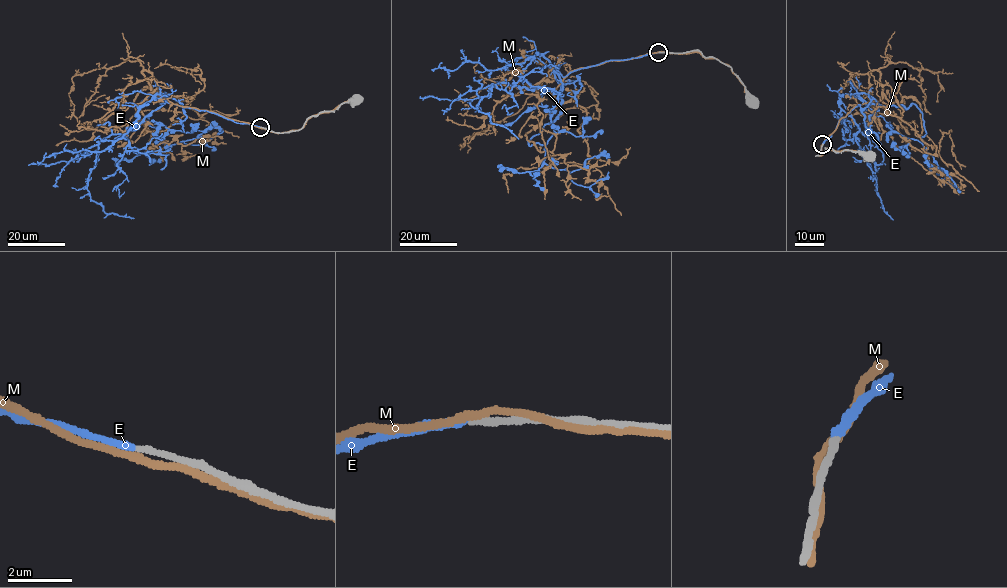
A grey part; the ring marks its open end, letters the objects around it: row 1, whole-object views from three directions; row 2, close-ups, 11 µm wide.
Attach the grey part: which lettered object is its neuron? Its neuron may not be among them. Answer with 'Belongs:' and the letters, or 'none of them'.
Belongs: E

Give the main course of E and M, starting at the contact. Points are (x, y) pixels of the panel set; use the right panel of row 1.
E: (822, 143), (863, 102), (855, 95), (867, 93), (881, 106), (915, 104), (925, 149), (941, 168)
M: (822, 144), (852, 108), (882, 100), (889, 114), (939, 151), (950, 129), (952, 153), (965, 166)

